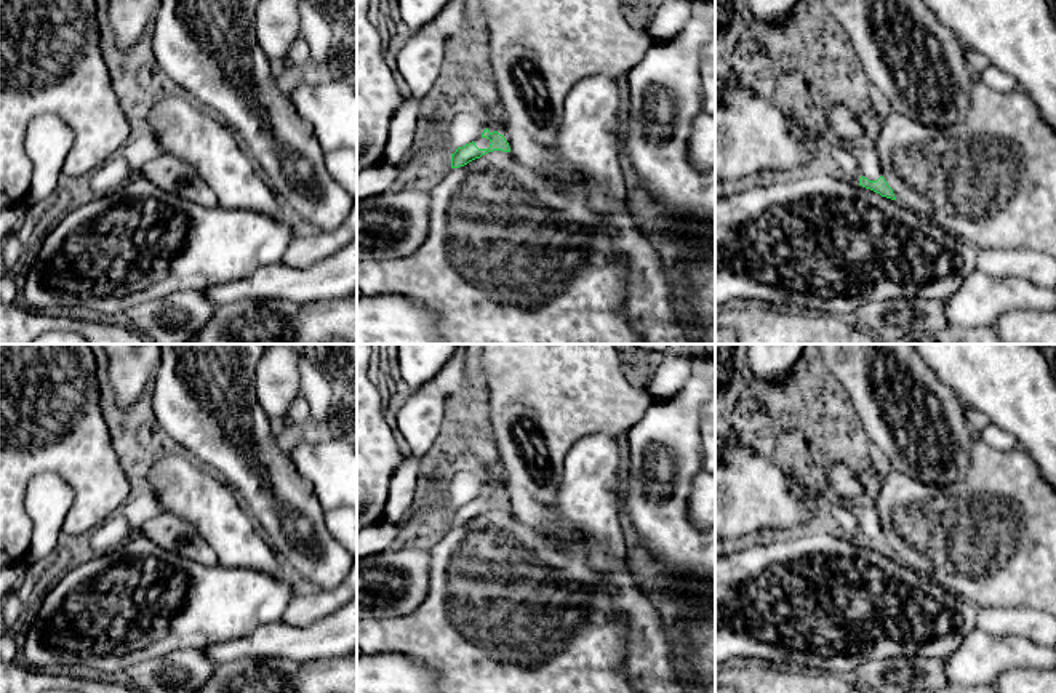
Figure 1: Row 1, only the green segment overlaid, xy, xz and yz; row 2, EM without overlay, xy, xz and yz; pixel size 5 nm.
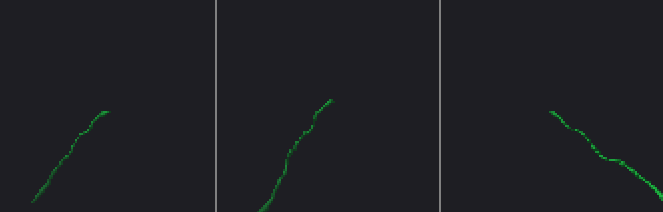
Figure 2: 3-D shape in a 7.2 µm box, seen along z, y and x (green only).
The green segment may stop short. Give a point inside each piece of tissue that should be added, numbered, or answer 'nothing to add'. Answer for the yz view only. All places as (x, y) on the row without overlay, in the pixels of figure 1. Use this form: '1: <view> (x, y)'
1: yz (869, 524)

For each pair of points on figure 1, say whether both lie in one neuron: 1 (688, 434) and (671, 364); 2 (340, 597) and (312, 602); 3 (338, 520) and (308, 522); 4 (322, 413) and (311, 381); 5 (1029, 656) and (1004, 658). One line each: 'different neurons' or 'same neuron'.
1: different neurons
2: same neuron
3: different neurons
4: same neuron
5: same neuron

